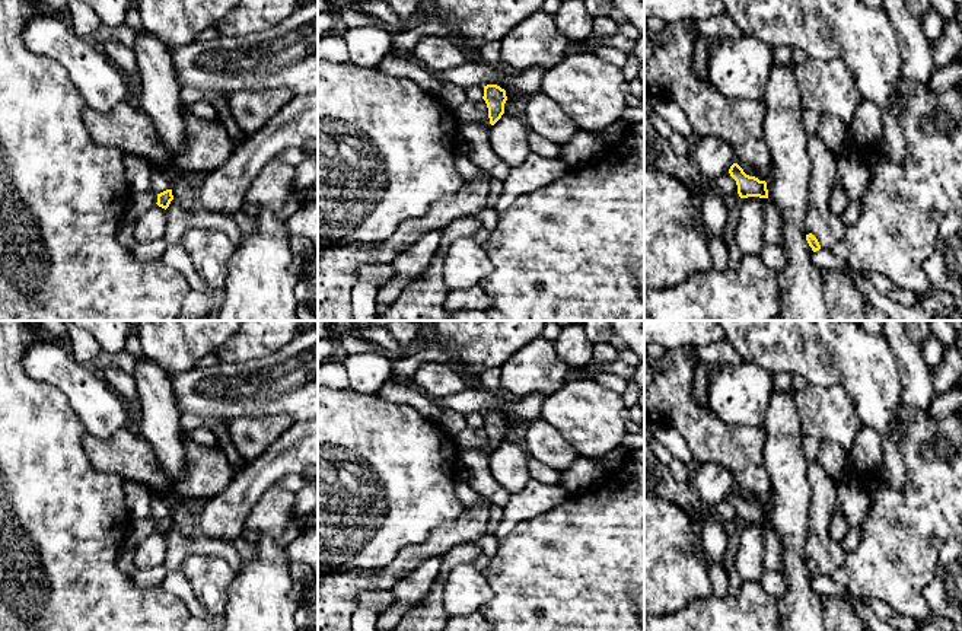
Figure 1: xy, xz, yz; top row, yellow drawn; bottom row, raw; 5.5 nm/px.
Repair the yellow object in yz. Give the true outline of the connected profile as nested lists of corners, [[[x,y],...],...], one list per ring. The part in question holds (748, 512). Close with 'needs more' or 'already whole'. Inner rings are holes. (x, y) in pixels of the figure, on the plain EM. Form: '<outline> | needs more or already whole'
[[[733,490],[730,493],[729,500],[736,507],[738,520],[740,525],[748,523],[768,525],[767,509],[759,507],[755,503],[746,501],[738,490]]] | already whole

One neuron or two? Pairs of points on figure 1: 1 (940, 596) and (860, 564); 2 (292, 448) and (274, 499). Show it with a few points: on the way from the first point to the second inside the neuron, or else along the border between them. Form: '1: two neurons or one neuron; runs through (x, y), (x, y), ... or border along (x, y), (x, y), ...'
1: two neurons; border along (937, 557), (936, 576), (923, 593), (932, 615)
2: two neurons; border along (279, 480), (266, 490), (255, 504)

